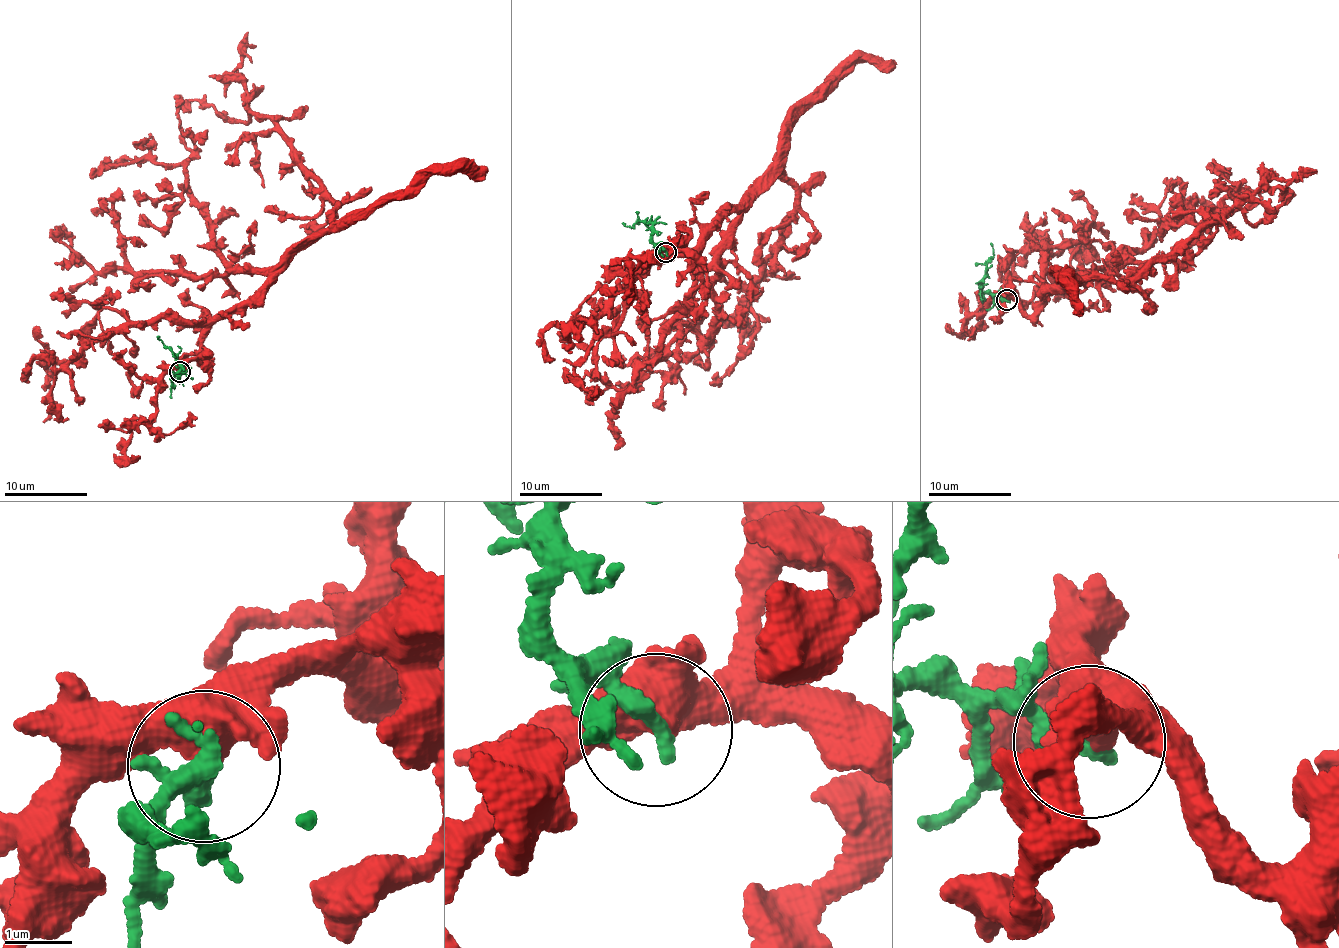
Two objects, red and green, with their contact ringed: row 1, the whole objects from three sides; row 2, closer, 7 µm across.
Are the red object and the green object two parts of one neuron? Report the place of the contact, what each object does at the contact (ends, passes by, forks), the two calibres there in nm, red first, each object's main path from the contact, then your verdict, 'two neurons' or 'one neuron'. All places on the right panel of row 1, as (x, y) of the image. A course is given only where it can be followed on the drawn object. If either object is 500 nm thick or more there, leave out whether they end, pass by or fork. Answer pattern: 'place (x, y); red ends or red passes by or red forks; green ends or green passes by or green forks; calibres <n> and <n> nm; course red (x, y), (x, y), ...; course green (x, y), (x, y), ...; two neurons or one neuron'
place (1007, 300); red passes by; green ends; calibres 400 and 360 nm; course red (1007, 300), (1030, 314), (1073, 280), (1146, 275), (1236, 207), (1253, 224), (1275, 214), (1289, 192), (1279, 195); course green (1007, 300), (990, 291), (984, 293), (981, 287), (992, 252), (990, 243); two neurons

